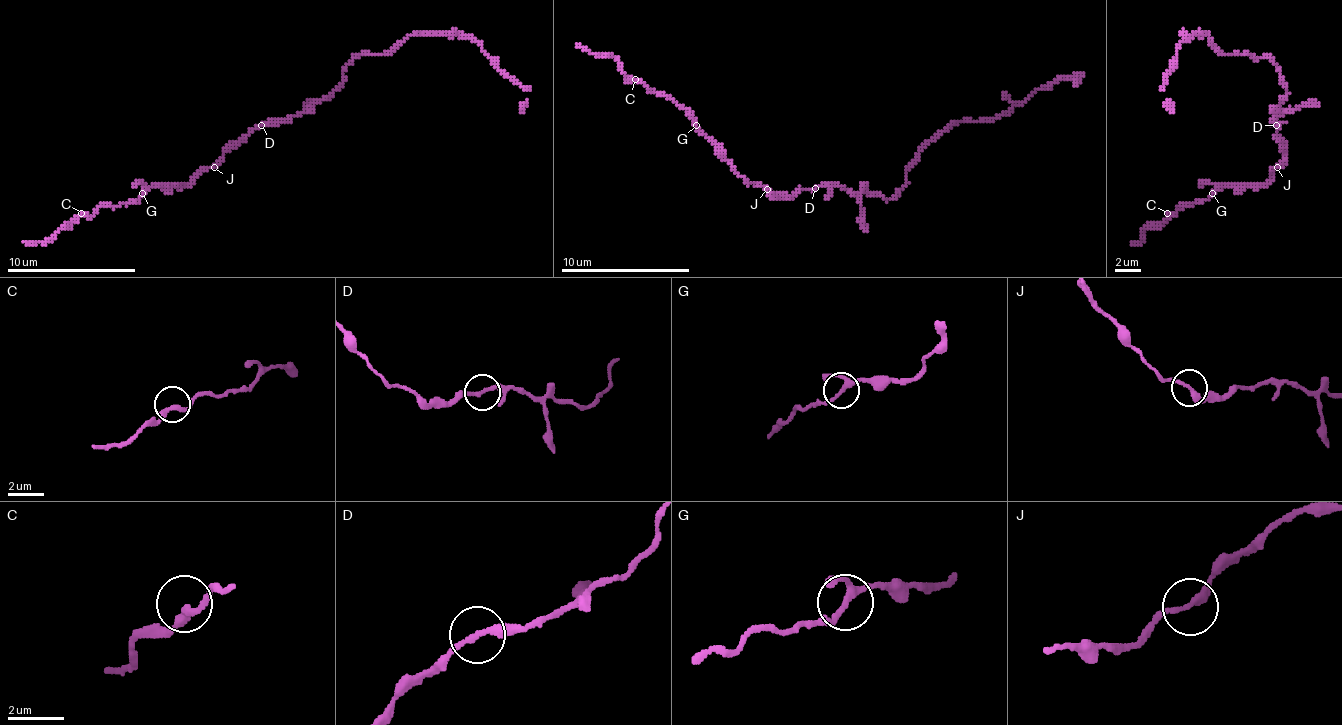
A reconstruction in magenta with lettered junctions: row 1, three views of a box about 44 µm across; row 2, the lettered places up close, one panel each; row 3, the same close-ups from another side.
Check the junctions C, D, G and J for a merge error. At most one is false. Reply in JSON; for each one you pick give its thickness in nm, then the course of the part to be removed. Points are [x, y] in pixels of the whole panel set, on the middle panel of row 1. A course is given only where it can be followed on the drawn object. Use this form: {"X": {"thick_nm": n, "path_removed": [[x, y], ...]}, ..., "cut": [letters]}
{"D": {"thick_nm": 220, "path_removed": [[815, 189], [890, 199], [906, 183], [906, 167], [964, 121], [993, 121], [1064, 76], [1080, 76], [1074, 86]]}, "cut": ["D"]}

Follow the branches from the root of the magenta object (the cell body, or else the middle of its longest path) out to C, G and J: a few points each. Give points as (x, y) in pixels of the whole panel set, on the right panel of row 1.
C: (1277, 119), (1283, 158), (1264, 184), (1225, 184), (1212, 196), (1167, 213)
G: (1277, 119), (1273, 122), (1283, 142), (1283, 158), (1270, 171), (1270, 177), (1264, 184), (1222, 184), (1212, 193)
J: (1277, 119), (1273, 122), (1277, 135), (1283, 142), (1283, 161), (1277, 167)

